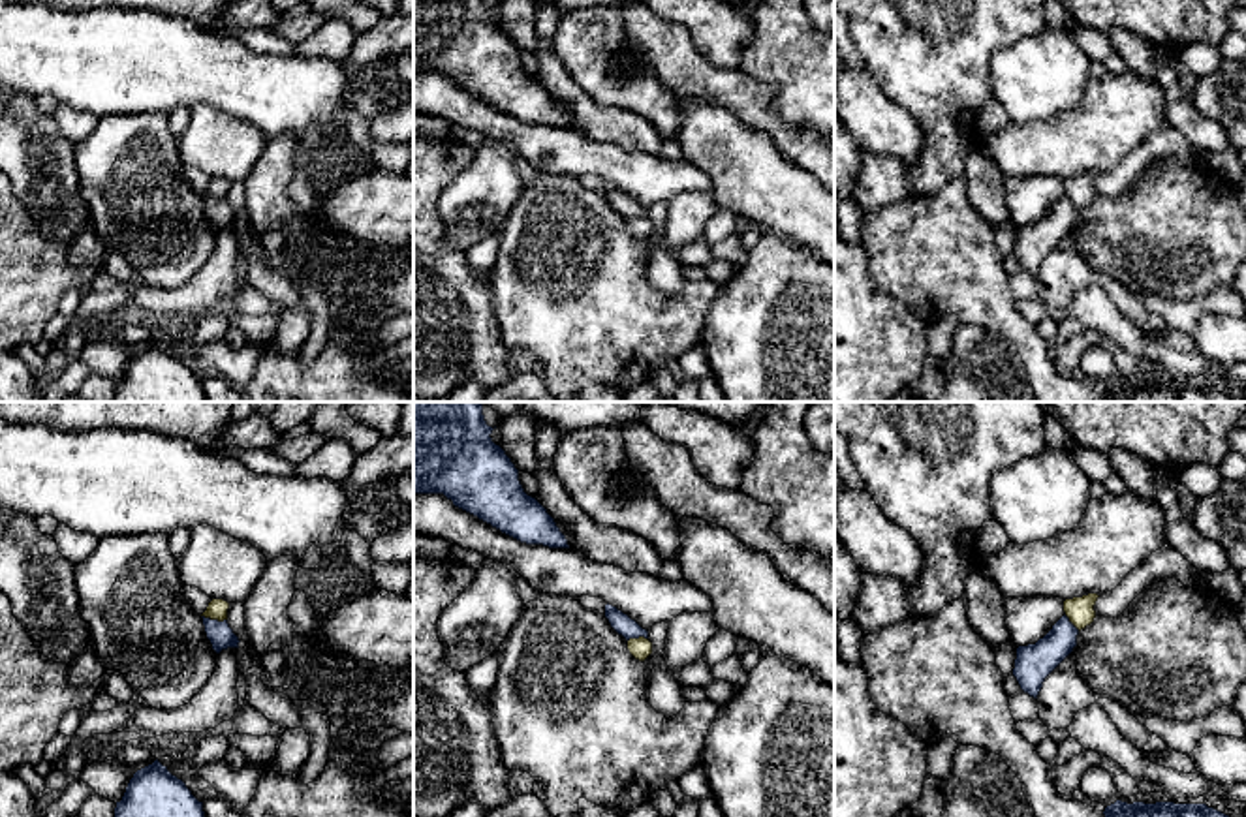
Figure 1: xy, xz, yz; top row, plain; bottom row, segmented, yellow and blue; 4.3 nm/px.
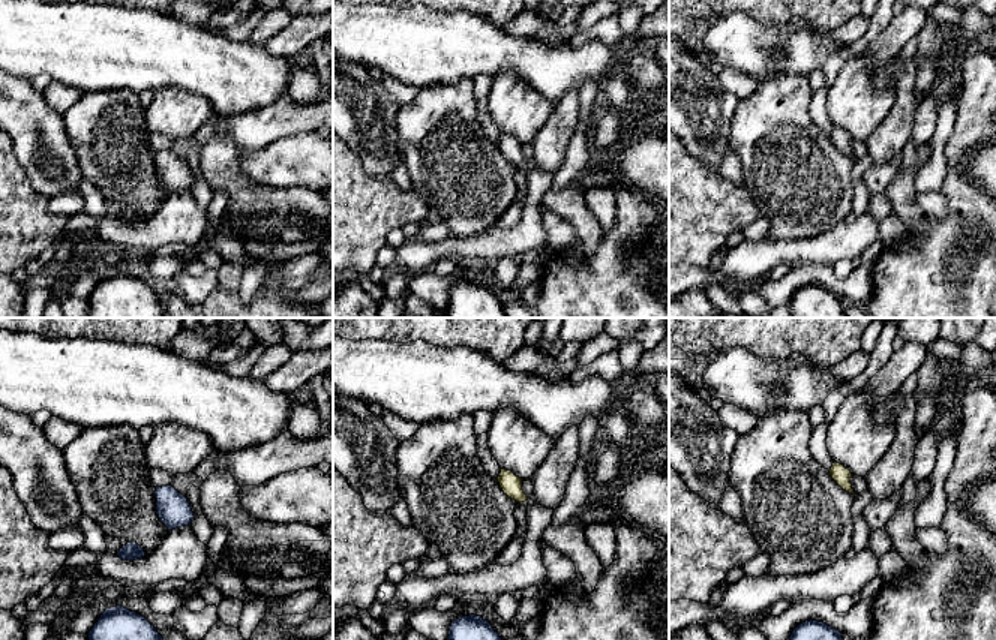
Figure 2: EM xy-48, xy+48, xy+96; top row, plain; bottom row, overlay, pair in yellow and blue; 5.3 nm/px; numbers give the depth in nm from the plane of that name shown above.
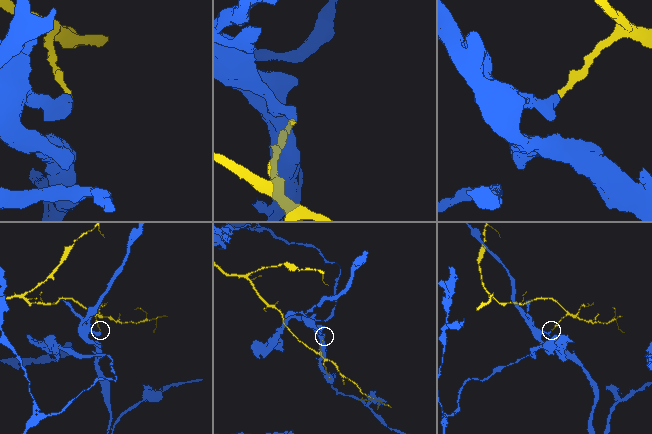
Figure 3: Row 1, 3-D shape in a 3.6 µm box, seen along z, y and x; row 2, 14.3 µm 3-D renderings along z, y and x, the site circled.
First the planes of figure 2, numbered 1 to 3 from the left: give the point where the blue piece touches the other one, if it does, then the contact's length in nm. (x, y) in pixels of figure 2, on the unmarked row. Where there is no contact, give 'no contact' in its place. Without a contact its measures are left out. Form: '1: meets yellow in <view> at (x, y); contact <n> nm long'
1: no contact
2: no contact
3: no contact

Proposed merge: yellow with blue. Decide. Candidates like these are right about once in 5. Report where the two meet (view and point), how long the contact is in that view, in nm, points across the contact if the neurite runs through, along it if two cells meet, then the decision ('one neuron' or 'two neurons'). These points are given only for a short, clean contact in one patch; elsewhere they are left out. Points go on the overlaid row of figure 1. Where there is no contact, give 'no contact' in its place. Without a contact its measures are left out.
meets yellow in xy at (215, 618); contact 110 nm long; border along xy (202, 615), (213, 620), (226, 620); two neurons

